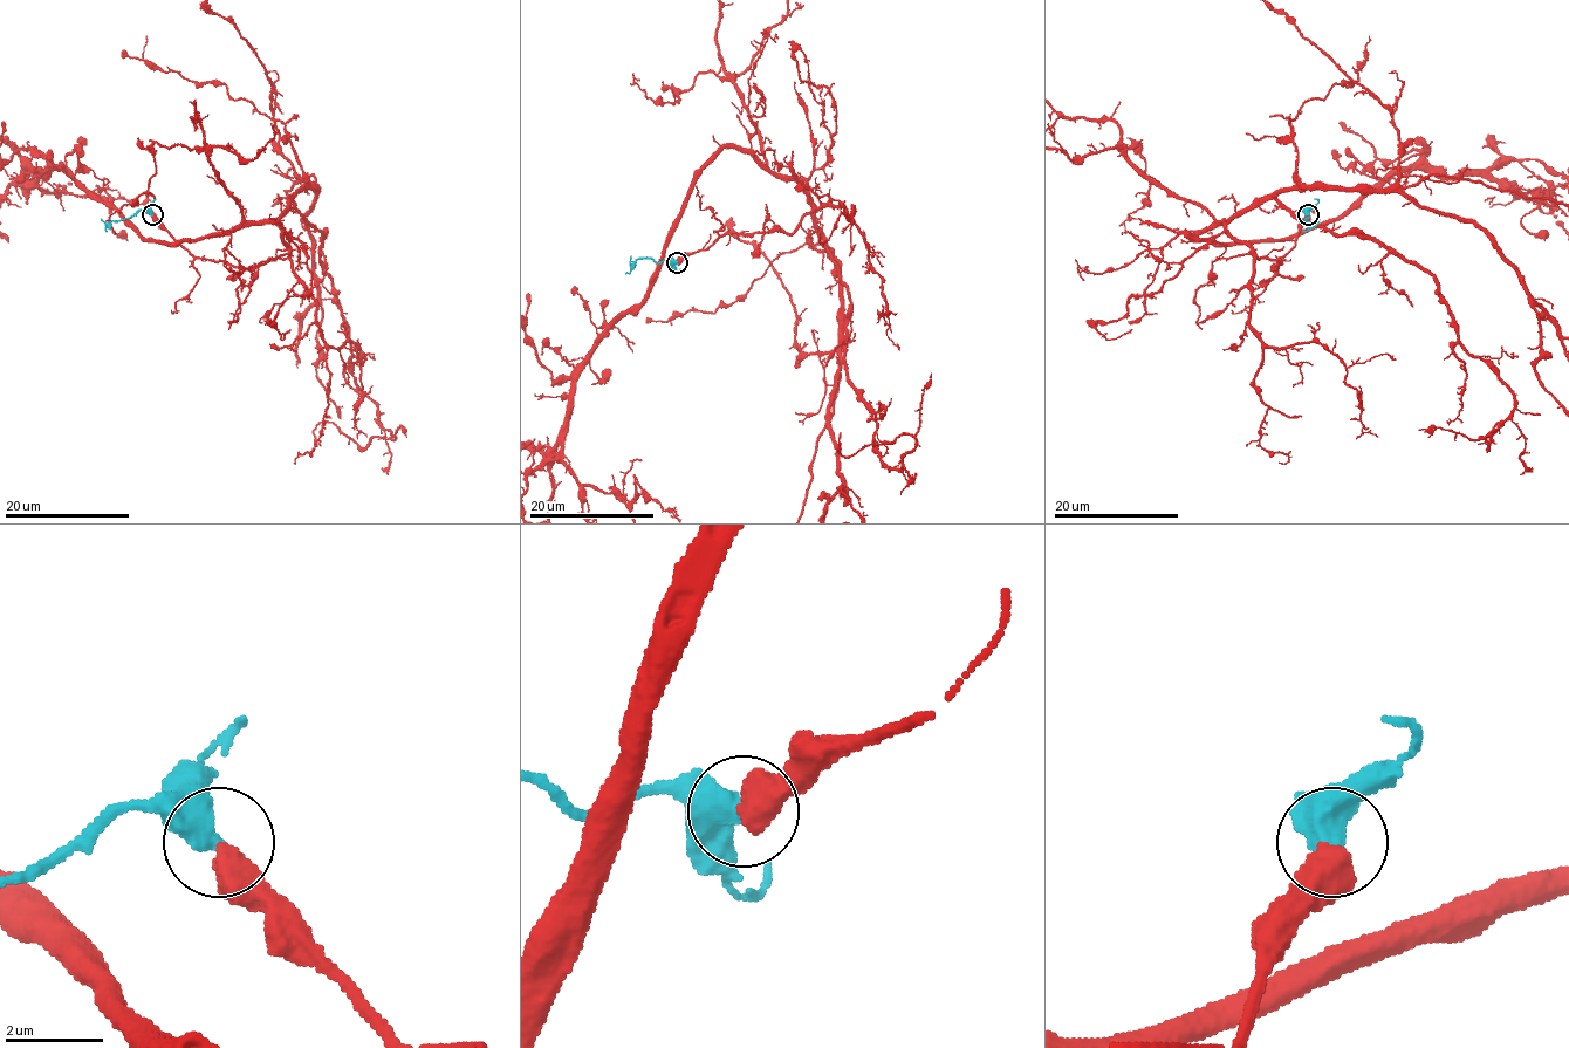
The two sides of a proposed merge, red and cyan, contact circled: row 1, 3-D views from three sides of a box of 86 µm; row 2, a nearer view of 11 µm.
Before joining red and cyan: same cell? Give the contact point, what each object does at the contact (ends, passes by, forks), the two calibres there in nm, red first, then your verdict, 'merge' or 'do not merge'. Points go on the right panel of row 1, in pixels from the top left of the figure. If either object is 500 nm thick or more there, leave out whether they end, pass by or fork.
place (1308, 214); calibres 650 and 550 nm; merge

